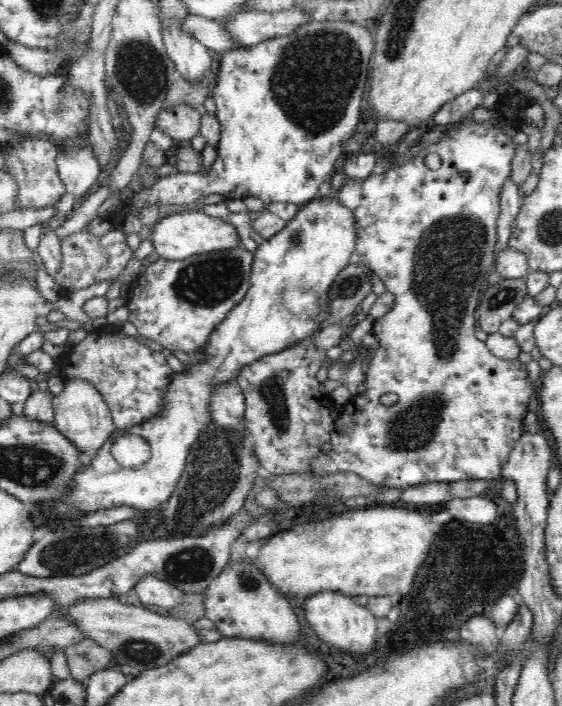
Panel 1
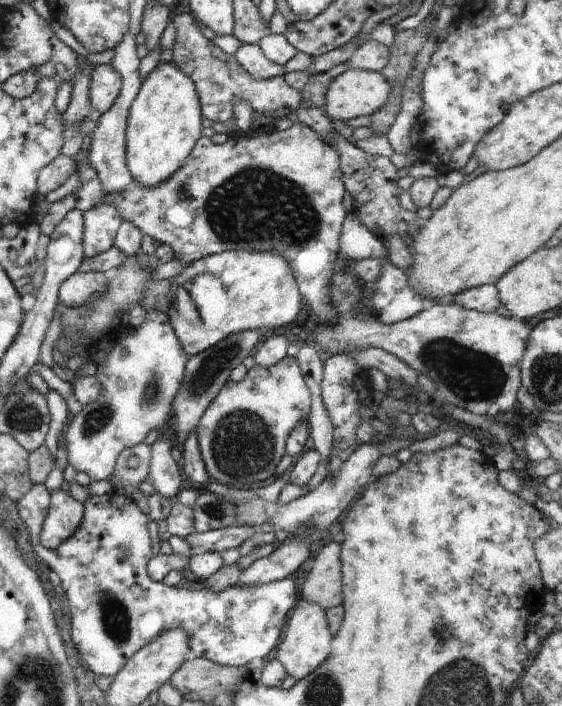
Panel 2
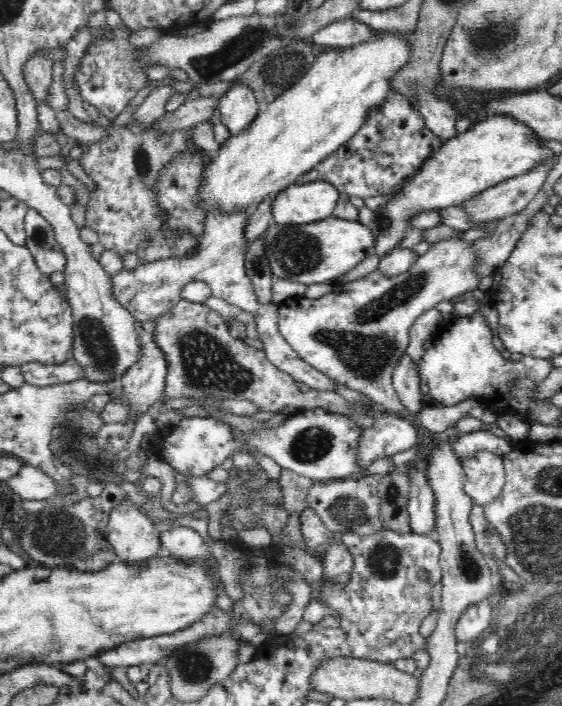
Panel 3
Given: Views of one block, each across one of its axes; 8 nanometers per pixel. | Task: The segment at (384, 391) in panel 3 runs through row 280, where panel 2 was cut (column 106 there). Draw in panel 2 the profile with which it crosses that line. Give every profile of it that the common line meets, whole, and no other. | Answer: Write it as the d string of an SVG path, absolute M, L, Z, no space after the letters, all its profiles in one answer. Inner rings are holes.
M147 310L144 322L137 327L130 325L126 338L120 340L112 336L112 350L96 365L96 380L100 383L101 393L90 404L84 405L82 411L69 422L64 432L68 461L77 471L86 472L92 480L106 480L113 474L118 455L127 448L139 445L150 430L156 430L166 424L172 416L173 398L181 387L188 359L191 357L182 348L167 313Z

